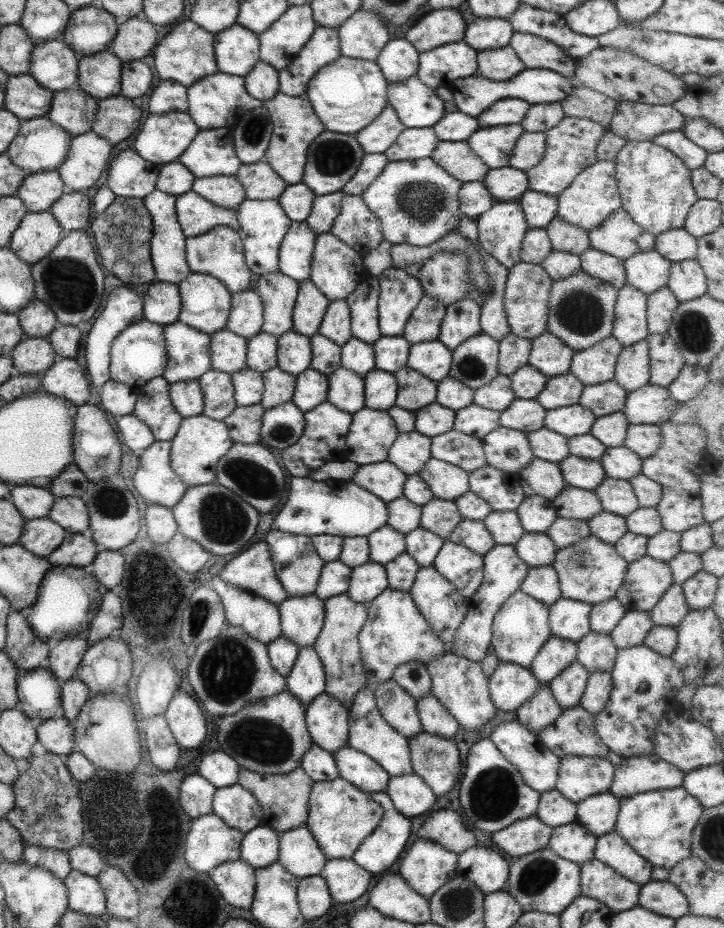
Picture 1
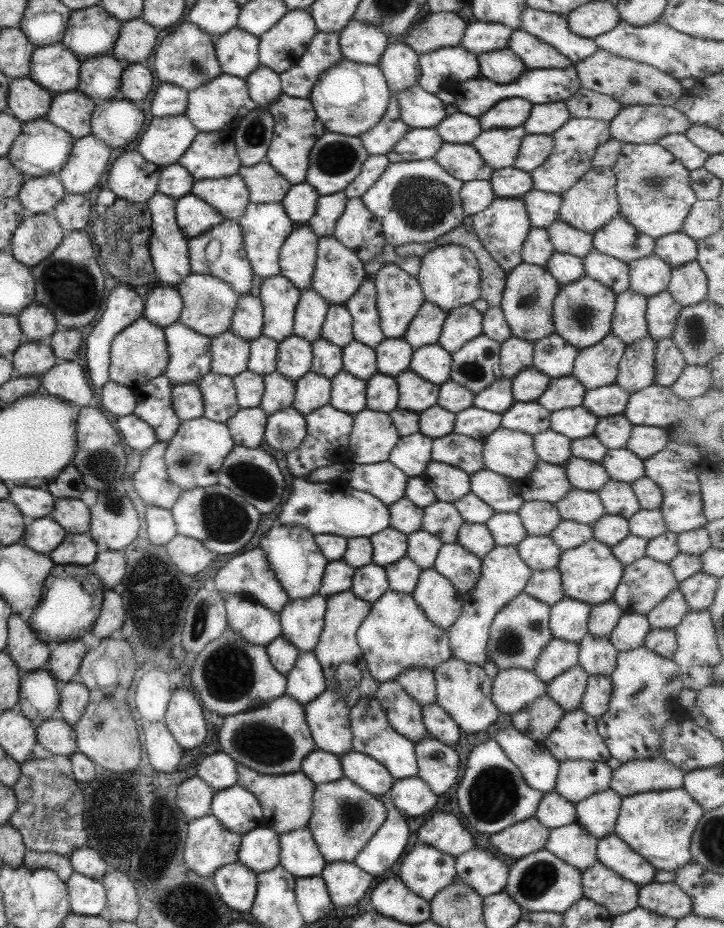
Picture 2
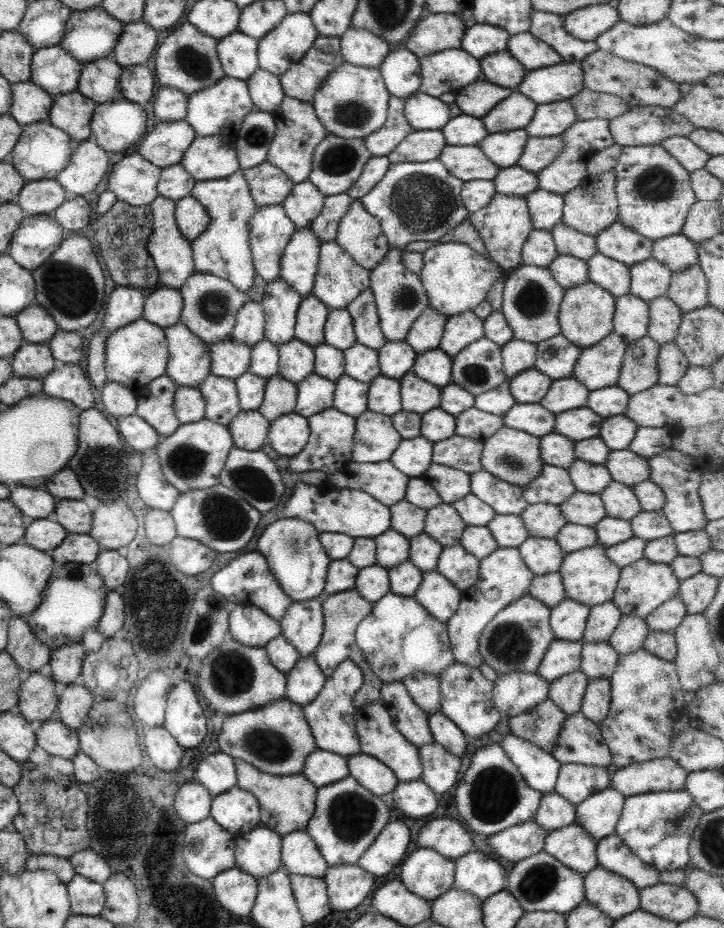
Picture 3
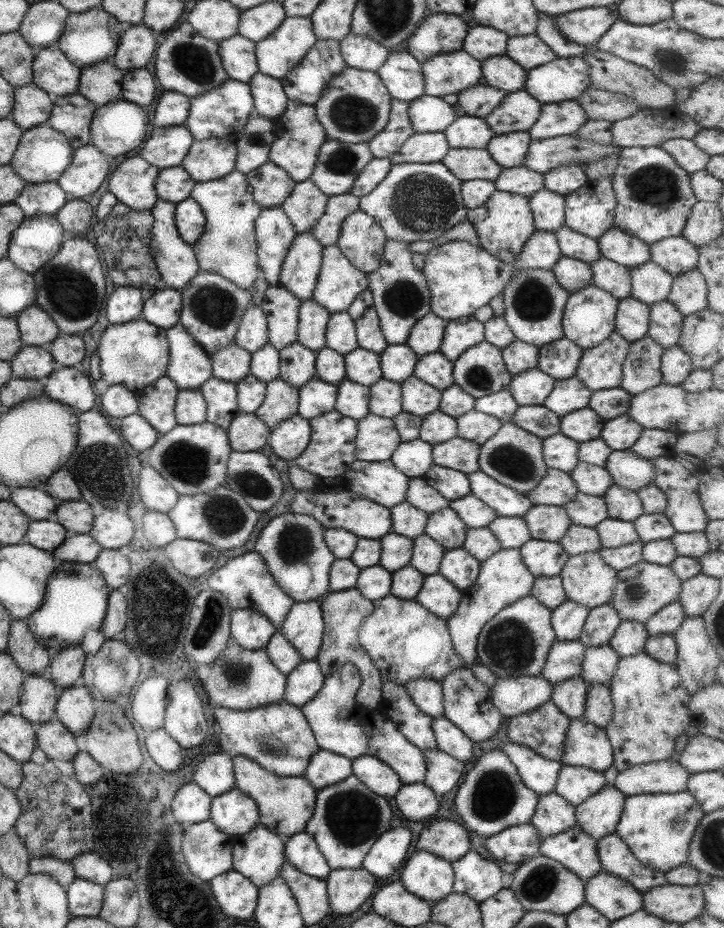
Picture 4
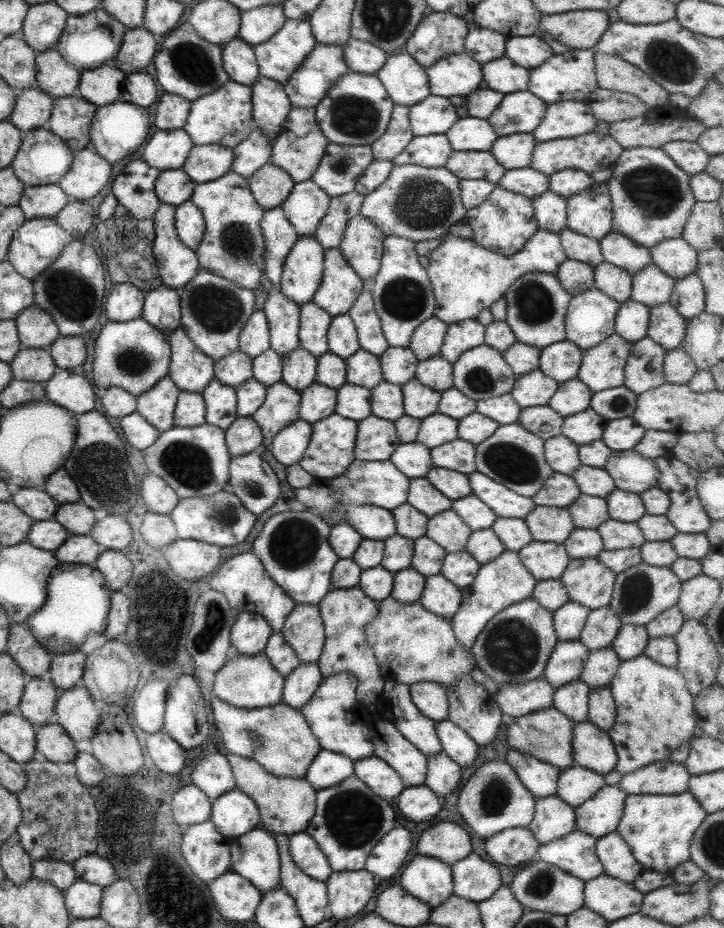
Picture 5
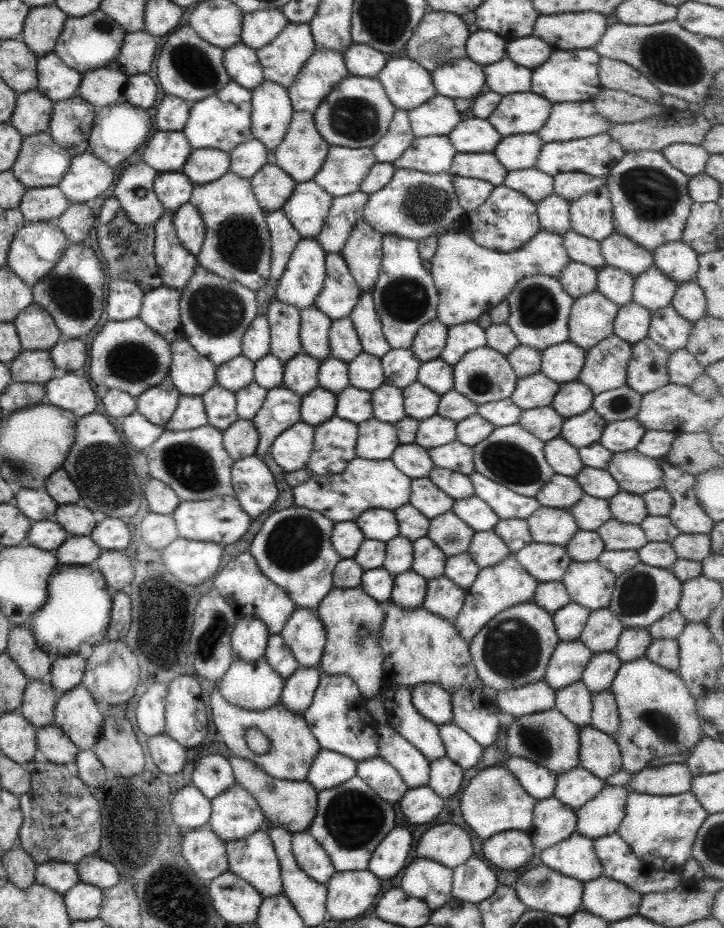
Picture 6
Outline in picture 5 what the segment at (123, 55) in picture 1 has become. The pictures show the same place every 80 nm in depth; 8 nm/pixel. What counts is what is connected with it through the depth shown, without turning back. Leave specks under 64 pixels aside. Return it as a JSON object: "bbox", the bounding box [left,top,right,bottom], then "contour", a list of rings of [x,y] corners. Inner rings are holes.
{"bbox":[110,26,157,75],"contour":[[[143,26],[127,29],[122,36],[120,49],[116,57],[110,61],[110,65],[126,75],[145,72],[147,64],[151,62],[157,50],[157,42],[153,35]]]}

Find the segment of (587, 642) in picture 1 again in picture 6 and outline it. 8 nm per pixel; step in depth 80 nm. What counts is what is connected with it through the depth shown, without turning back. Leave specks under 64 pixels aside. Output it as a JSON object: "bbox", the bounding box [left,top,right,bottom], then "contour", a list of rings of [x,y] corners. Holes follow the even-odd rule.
{"bbox":[580,652,621,693],"contour":[[[613,652],[592,654],[589,663],[584,667],[580,682],[591,693],[608,691],[621,664]]]}

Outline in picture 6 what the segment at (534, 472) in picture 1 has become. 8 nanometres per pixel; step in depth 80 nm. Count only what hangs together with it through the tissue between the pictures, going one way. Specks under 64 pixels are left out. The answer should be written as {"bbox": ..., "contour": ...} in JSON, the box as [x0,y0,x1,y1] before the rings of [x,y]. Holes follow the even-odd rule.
{"bbox":[534,474,582,510],"contour":[[[554,474],[534,497],[540,506],[568,510],[581,498],[582,493],[574,478]]]}

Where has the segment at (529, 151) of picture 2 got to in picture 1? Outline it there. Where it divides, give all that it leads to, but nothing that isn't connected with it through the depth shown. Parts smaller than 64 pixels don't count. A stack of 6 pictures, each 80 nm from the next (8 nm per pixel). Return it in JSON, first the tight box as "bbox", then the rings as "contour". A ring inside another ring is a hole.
{"bbox":[507,131,546,173],"contour":[[[523,131],[517,142],[515,142],[507,166],[525,173],[543,159],[545,143],[546,134],[544,132],[531,133]]]}

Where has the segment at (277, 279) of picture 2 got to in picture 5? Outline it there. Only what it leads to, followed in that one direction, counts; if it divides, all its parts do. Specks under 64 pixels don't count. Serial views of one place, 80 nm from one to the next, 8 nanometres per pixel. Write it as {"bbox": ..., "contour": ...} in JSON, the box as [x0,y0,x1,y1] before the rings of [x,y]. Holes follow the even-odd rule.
{"bbox":[262,289,299,356],"contour":[[[277,289],[270,290],[263,304],[262,310],[266,316],[270,336],[270,349],[280,356],[299,347],[299,307]]]}

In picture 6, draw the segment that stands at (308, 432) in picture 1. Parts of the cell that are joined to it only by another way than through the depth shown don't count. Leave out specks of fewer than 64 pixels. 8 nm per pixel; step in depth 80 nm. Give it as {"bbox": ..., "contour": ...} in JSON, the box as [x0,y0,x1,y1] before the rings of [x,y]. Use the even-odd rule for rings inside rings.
{"bbox":[307,415,357,476],"contour":[[[335,415],[315,426],[307,471],[321,476],[341,472],[356,456],[357,429],[357,424]]]}

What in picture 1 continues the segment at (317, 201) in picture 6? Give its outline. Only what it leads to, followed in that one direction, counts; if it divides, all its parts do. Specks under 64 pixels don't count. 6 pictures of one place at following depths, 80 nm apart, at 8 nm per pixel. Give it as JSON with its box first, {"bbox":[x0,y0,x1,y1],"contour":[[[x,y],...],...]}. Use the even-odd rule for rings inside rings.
{"bbox":[277,183,313,222],"contour":[[[301,183],[287,185],[277,199],[287,219],[292,222],[302,222],[307,219],[313,203],[313,192]]]}

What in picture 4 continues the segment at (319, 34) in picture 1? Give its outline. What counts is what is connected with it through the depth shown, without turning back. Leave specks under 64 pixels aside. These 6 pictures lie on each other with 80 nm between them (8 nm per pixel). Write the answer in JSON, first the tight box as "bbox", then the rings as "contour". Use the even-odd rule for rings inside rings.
{"bbox":[278,39,345,106],"contour":[[[321,39],[313,44],[297,66],[278,81],[288,100],[313,106],[326,89],[327,82],[345,67],[339,41]]]}

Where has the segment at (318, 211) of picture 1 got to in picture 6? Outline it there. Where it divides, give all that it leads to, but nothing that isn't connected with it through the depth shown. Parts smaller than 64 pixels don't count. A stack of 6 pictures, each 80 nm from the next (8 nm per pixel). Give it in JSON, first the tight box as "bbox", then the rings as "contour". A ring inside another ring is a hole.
{"bbox":[315,192,367,253],"contour":[[[355,192],[343,197],[333,197],[321,231],[315,236],[319,246],[326,252],[340,253],[353,227],[362,220],[362,210],[367,194]]]}

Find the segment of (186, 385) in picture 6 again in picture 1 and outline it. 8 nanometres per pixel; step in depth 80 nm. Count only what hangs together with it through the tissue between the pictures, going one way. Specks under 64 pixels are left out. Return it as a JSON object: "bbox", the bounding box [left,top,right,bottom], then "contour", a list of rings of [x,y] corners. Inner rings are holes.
{"bbox":[162,321,210,384],"contour":[[[175,321],[163,326],[166,365],[162,377],[173,384],[196,381],[210,369],[210,335]]]}

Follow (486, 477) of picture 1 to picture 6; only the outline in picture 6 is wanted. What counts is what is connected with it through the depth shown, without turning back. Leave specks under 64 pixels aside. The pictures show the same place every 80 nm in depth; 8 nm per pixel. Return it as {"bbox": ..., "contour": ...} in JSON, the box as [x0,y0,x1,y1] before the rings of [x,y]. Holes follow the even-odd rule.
{"bbox":[468,472,540,519],"contour":[[[473,472],[468,477],[474,488],[474,495],[487,504],[499,519],[526,519],[540,507],[535,497],[515,494],[515,491],[485,478],[478,472]]]}

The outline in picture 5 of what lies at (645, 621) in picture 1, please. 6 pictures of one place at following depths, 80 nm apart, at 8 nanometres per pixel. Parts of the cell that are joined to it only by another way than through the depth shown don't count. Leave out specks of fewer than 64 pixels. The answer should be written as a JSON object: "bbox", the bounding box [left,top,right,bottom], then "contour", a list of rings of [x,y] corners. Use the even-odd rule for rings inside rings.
{"bbox":[611,624,648,661],"contour":[[[623,624],[613,639],[611,649],[620,661],[627,661],[642,655],[647,642],[648,636],[644,626]]]}

